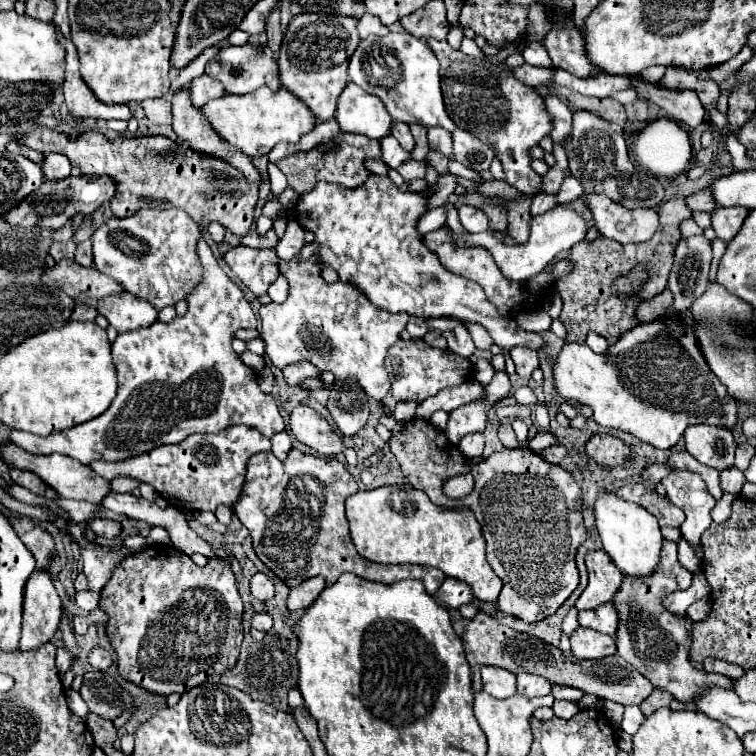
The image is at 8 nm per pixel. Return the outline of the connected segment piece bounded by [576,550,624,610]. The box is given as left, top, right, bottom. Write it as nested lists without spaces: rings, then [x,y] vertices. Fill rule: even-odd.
[[[590,550],[586,554],[586,568],[588,568],[588,586],[576,602],[578,610],[598,608],[600,604],[614,598],[622,584],[622,572],[614,568],[614,562],[602,550]]]

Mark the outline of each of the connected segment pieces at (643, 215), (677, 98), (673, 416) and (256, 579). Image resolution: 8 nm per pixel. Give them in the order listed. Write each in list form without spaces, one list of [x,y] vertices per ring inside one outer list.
[[[586,194],[584,198],[604,238],[612,238],[616,242],[646,242],[658,228],[656,208],[628,210],[600,194]]]
[[[638,80],[638,92],[664,108],[670,116],[674,116],[676,122],[688,124],[690,128],[698,128],[706,120],[706,112],[702,106],[698,106],[698,94],[694,90],[672,92],[656,84],[644,84],[642,80]]]
[[[654,320],[646,324],[638,324],[630,328],[618,344],[610,346],[606,354],[594,354],[586,344],[568,342],[564,344],[562,352],[558,354],[558,362],[554,366],[554,382],[564,400],[578,400],[592,408],[592,418],[596,424],[630,432],[642,442],[660,448],[670,450],[678,444],[684,430],[692,424],[712,424],[732,430],[738,420],[738,406],[736,400],[728,394],[726,386],[714,376],[714,372],[708,368],[698,342],[694,334],[684,324],[684,332],[674,332],[664,320]]]
[[[256,572],[252,576],[252,580],[250,580],[250,592],[252,592],[252,596],[256,600],[266,602],[266,600],[270,600],[274,596],[274,584],[272,584],[272,580],[266,574]]]

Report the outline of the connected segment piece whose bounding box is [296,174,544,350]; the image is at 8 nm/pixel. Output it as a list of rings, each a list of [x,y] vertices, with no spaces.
[[[372,174],[358,188],[318,182],[312,192],[300,196],[296,212],[300,226],[316,234],[314,242],[320,244],[318,256],[322,264],[332,266],[344,282],[358,286],[374,306],[392,314],[408,312],[418,318],[454,316],[464,322],[478,322],[490,332],[494,342],[506,350],[514,346],[544,348],[540,334],[522,330],[514,318],[500,318],[476,282],[448,272],[440,260],[426,250],[416,230],[416,220],[426,212],[426,202],[424,196],[394,186],[388,176]]]

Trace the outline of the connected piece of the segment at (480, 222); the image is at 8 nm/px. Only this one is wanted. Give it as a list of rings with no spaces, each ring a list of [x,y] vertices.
[[[460,206],[458,208],[458,218],[460,224],[466,228],[466,232],[484,232],[488,230],[488,218],[482,210],[474,208],[474,206]]]

